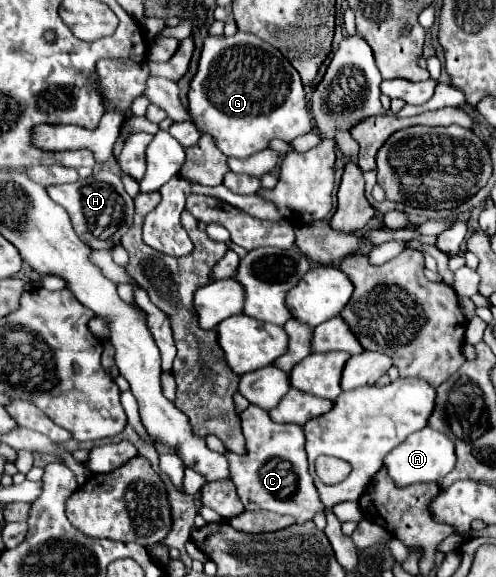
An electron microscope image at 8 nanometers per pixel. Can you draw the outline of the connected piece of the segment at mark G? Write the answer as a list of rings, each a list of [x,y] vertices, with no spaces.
[[[255,34],[207,36],[187,98],[195,128],[201,134],[209,134],[225,156],[247,158],[265,150],[271,138],[291,142],[313,130],[313,116],[307,110],[305,90],[297,70],[275,46]]]

